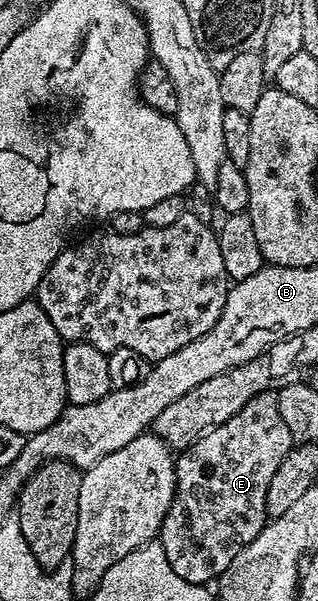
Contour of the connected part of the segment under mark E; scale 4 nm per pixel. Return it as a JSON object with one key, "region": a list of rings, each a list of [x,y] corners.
{"region":[[[272,390],[249,398],[249,402],[245,402],[245,406],[241,406],[229,422],[217,426],[213,434],[205,434],[205,438],[178,453],[175,461],[175,497],[157,540],[165,550],[165,558],[169,558],[169,566],[173,566],[173,571],[185,578],[185,582],[210,585],[218,581],[229,562],[233,562],[233,558],[237,558],[237,554],[245,550],[257,534],[261,534],[269,519],[265,510],[269,482],[277,466],[285,462],[285,454],[289,454],[291,447],[293,441],[289,426],[285,426],[281,418],[279,393]]]}

